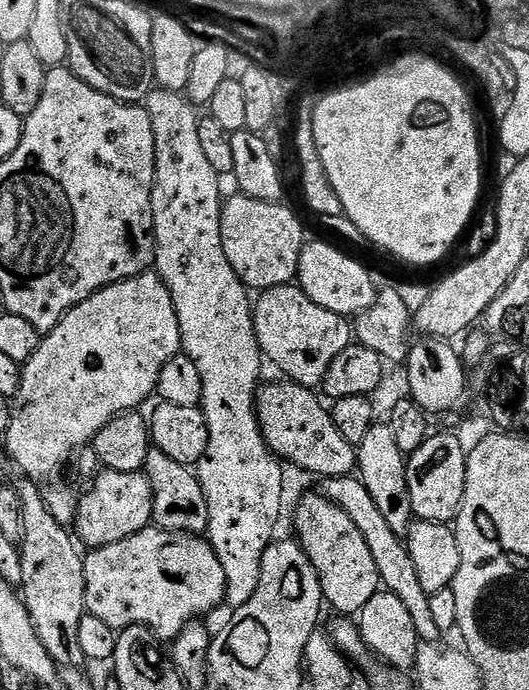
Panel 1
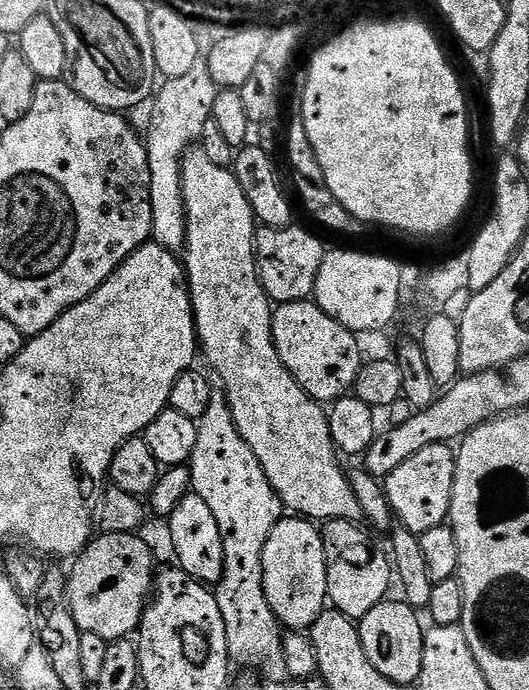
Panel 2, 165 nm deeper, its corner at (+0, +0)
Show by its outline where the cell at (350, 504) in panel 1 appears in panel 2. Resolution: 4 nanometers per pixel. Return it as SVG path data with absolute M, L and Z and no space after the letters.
M189 151L182 166L182 194L186 206L182 263L188 293L192 296L198 348L203 359L205 356L209 366L216 371L215 379L224 383L222 391L228 400L230 414L234 414L234 426L238 426L238 434L242 434L242 438L246 438L246 446L254 450L254 458L258 458L262 470L266 470L270 486L274 486L278 498L289 513L299 514L313 522L363 521L364 511L350 486L348 473L343 467L340 469L341 457L336 451L336 443L332 441L325 405L310 398L310 394L298 386L290 370L286 370L282 358L278 358L272 333L274 304L262 286L256 265L258 221L252 213L250 202L246 202L246 194L242 192L235 171L210 162L210 158L206 158L202 151Z

